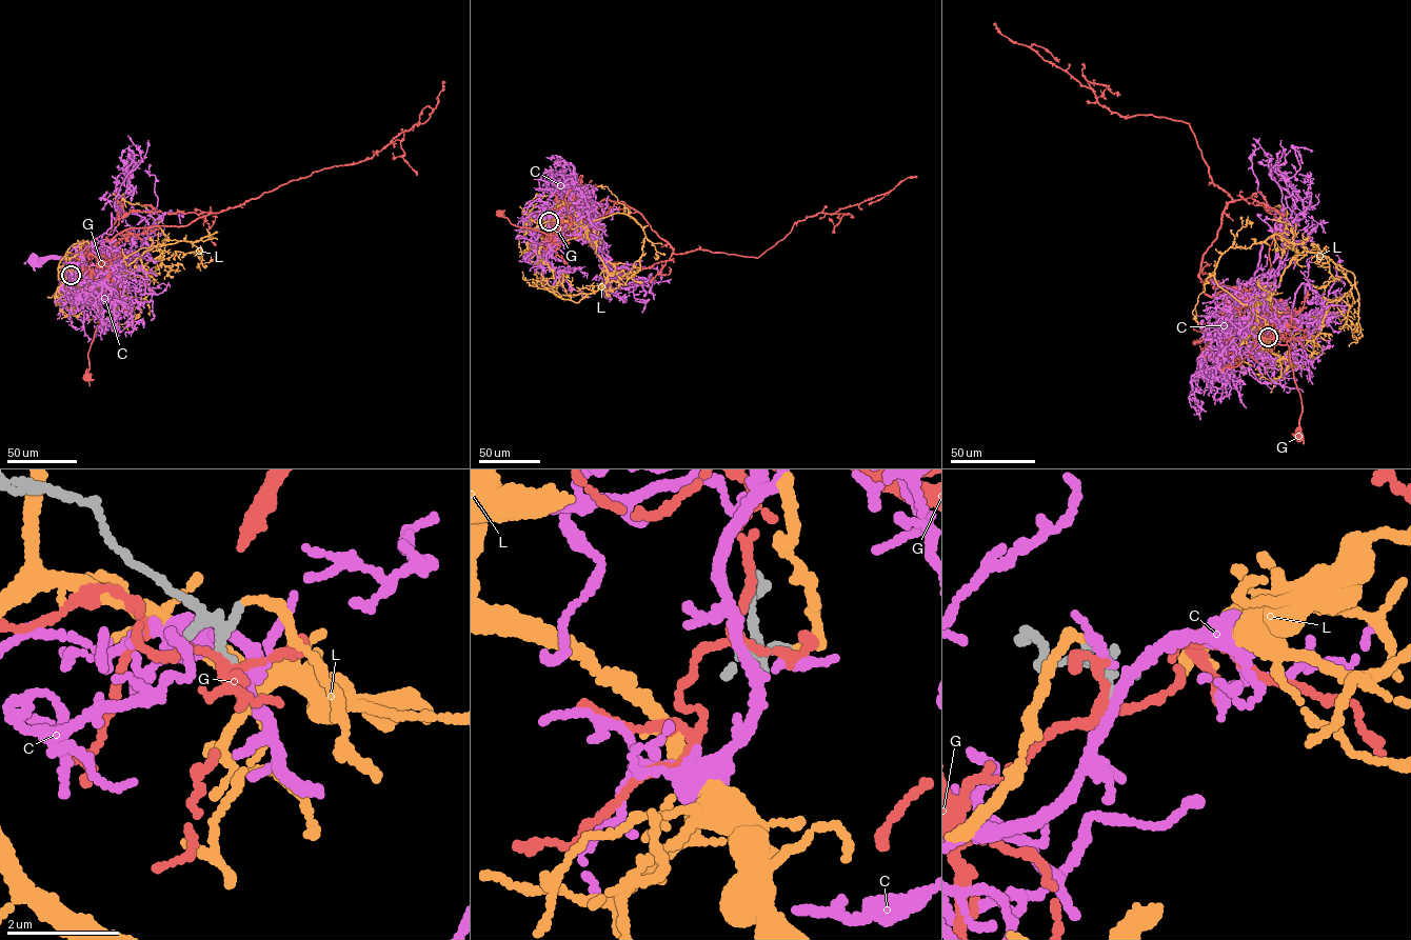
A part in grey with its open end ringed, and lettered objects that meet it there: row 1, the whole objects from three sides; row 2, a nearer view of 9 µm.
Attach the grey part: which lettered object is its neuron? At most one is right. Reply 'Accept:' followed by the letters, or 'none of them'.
Accept: C

